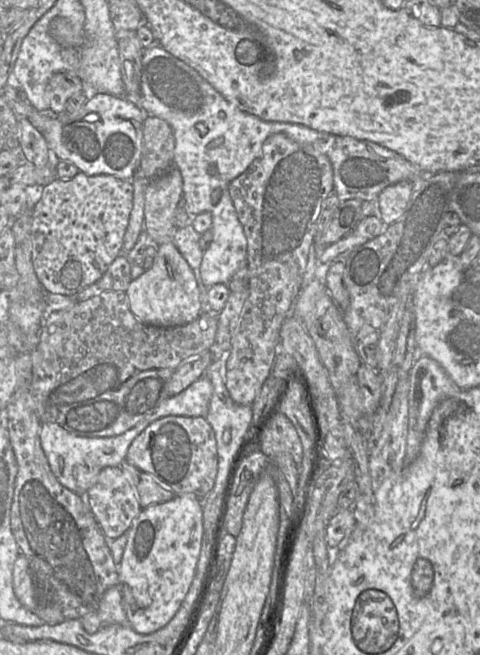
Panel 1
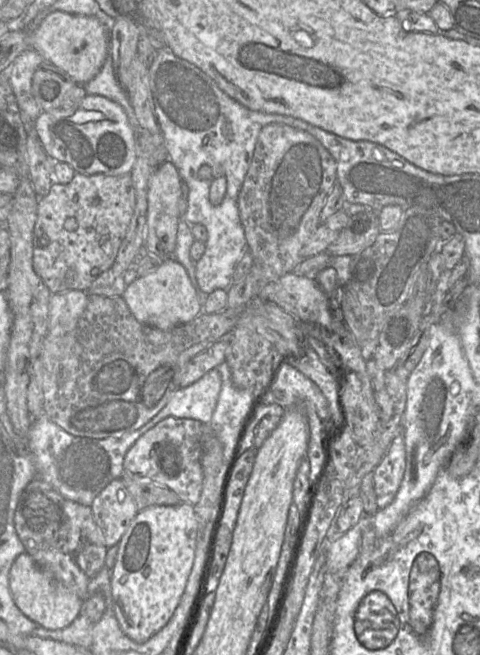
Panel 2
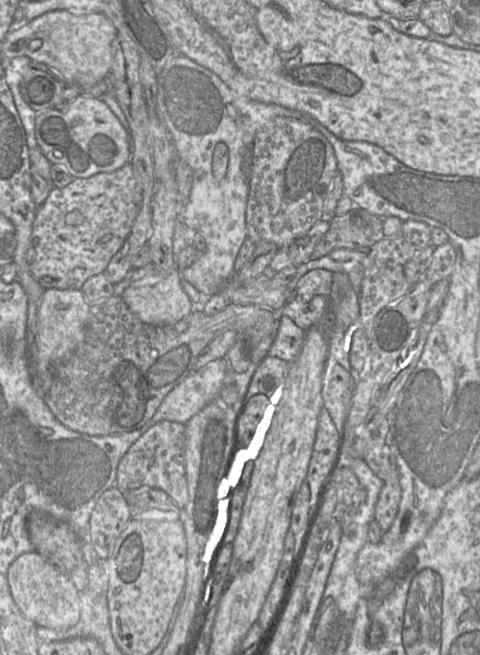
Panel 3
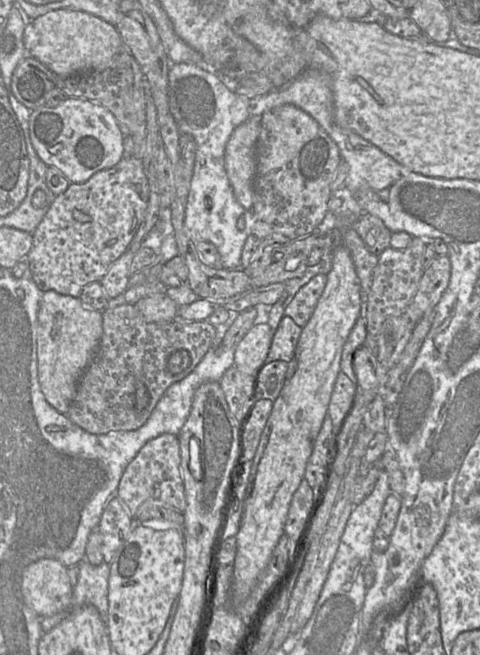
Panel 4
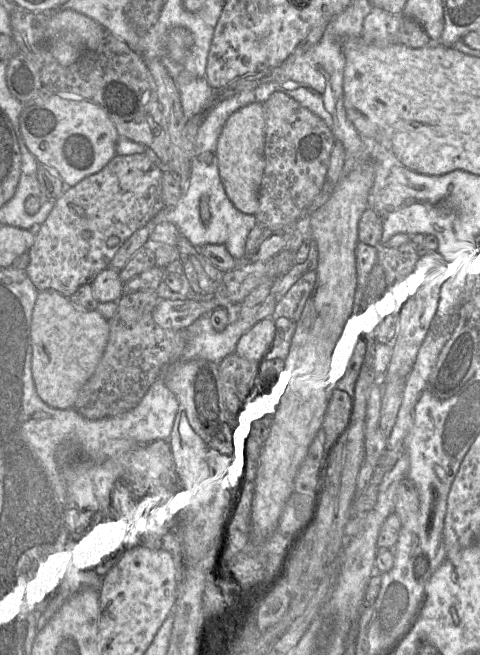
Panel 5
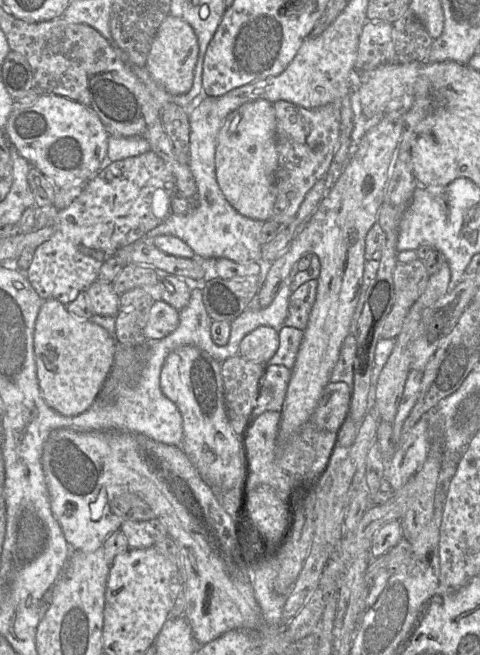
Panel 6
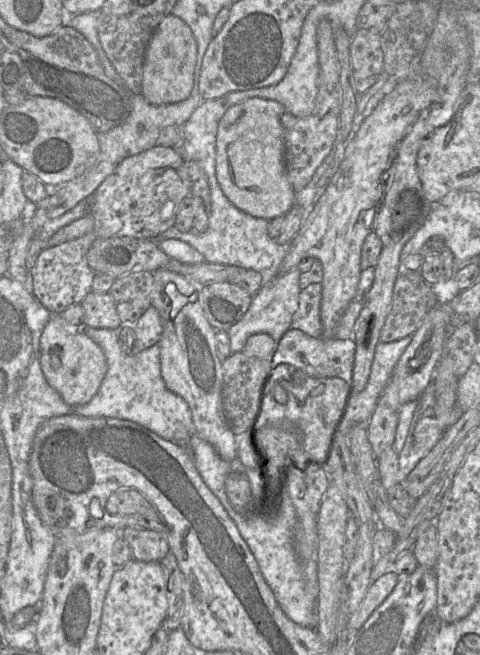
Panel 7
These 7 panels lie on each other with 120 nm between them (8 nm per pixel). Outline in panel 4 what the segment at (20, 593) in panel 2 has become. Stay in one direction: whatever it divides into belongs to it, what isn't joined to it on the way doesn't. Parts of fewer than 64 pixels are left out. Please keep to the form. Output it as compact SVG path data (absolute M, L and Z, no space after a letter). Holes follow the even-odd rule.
M50 558L31 563L22 572L21 594L40 618L66 609L73 594L67 567Z

